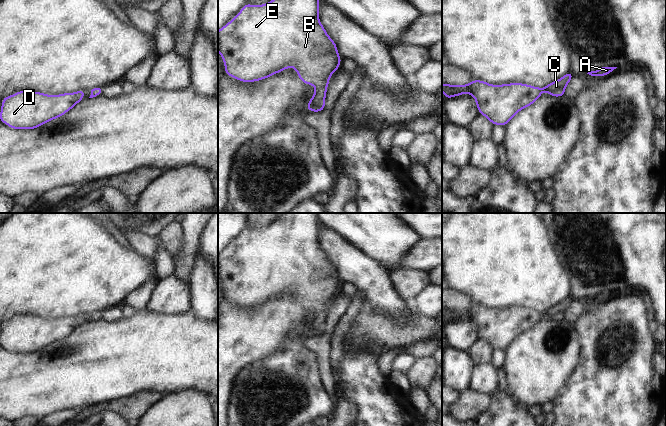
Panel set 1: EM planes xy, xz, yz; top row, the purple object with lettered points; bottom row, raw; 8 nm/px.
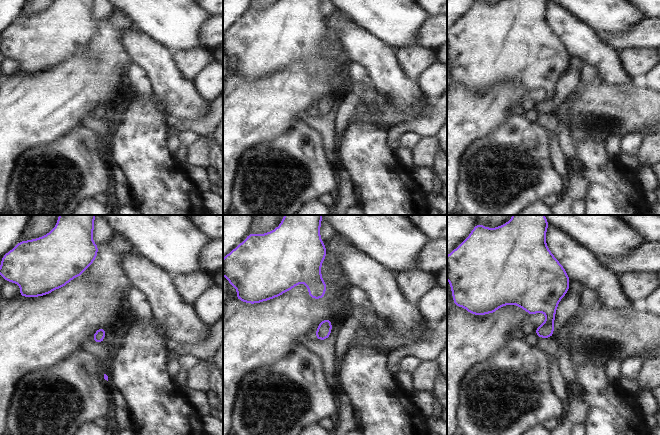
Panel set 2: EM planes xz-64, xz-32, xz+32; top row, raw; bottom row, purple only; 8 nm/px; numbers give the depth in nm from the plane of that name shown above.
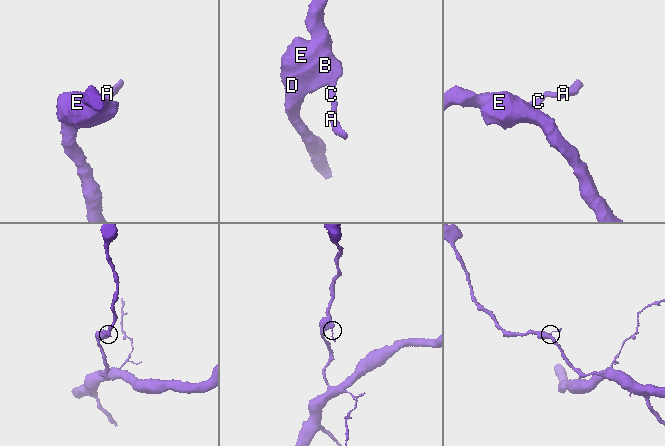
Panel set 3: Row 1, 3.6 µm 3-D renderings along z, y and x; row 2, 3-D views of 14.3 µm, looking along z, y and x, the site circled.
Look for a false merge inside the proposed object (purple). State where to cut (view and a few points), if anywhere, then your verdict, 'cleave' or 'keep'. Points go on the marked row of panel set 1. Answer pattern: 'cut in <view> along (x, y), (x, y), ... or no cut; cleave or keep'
no cut; keep

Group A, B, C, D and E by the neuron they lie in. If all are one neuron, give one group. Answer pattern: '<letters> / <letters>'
A B C D E

